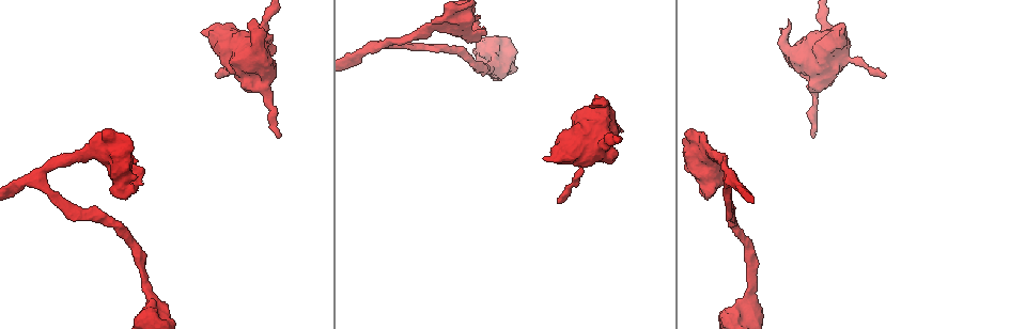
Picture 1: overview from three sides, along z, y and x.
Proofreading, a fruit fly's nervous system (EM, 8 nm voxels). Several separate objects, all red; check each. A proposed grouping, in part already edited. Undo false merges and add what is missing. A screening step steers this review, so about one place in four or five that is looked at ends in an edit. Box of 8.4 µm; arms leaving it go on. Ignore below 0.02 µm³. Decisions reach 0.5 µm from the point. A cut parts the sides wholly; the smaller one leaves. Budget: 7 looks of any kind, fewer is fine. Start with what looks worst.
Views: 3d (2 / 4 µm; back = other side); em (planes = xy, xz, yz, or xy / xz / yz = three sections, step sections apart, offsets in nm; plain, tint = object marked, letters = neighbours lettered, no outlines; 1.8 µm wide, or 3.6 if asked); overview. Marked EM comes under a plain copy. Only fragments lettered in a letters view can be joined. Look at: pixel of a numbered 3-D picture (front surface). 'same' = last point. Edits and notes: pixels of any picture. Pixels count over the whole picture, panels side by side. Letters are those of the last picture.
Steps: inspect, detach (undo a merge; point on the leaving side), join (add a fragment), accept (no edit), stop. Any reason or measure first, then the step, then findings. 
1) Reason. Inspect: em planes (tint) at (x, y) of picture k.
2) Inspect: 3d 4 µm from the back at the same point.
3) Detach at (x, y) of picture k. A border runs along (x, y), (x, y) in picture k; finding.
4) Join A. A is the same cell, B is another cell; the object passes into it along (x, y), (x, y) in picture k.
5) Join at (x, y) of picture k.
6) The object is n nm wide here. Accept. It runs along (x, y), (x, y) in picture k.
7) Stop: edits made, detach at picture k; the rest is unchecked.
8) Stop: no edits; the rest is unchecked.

Thin end. Inspect: em yz step 4 (tint) at (219, 77) of picture 1.

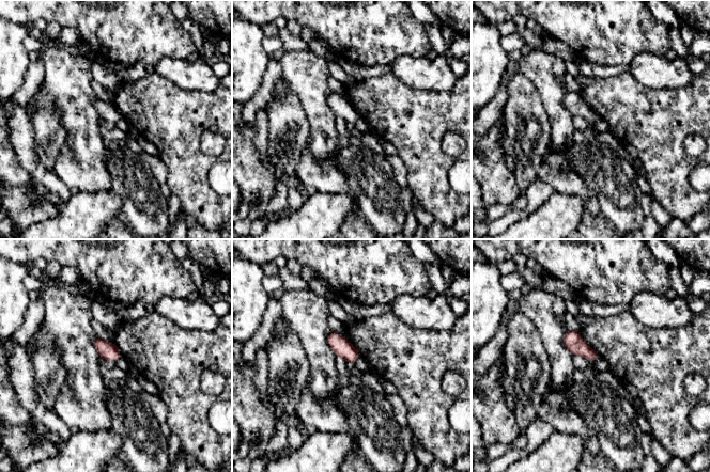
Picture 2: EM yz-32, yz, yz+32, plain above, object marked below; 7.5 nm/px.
Inspect: em planes (letters) at the same point.

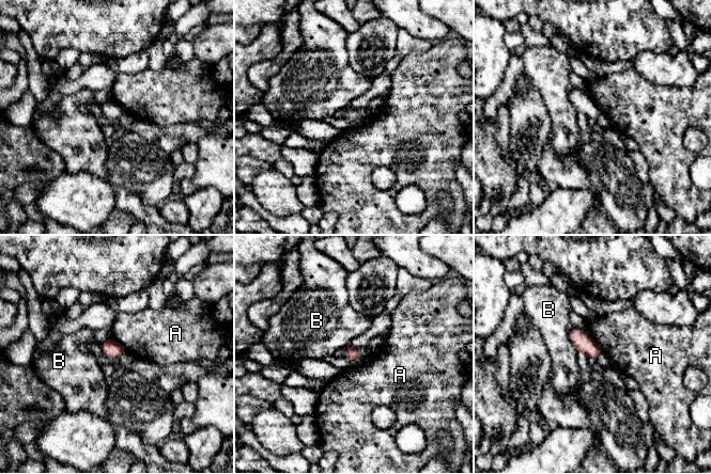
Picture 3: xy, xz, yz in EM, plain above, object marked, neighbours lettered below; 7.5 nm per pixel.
Accept. A and B are other cells; a border runs along (587, 334), (602, 351) in picture 3; none of them fits.

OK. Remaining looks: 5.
Branch stops here. Inspect: 3d 4 µm at (789, 20) of picture 1.

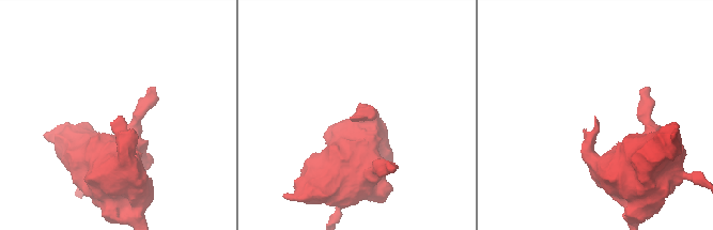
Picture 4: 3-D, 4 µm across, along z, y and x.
Inspect: em xy step 16 (letters) at (120, 118) of picture 4.

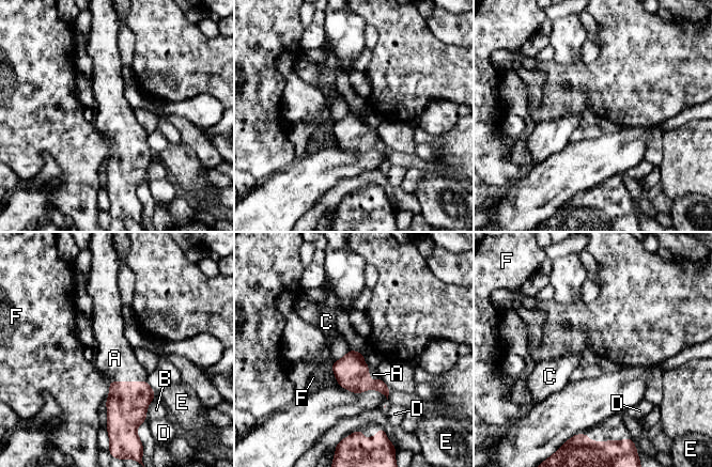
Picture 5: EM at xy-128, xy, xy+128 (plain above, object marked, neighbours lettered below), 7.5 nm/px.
Cut it another way. Inspect: em planes (letters) at the same point.

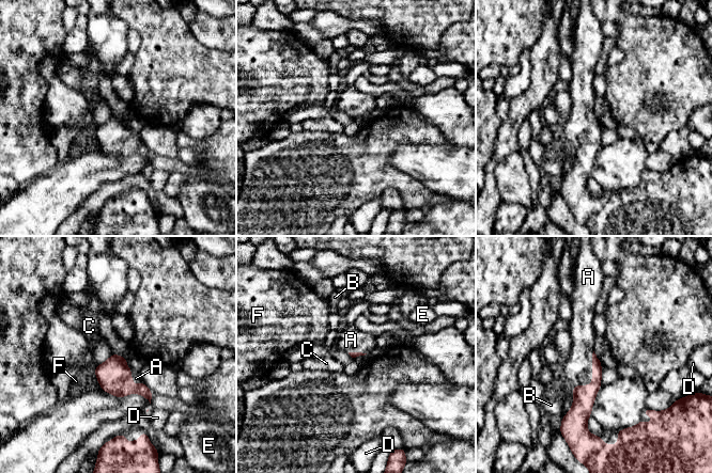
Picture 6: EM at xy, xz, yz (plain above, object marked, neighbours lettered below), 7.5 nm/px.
Join A. A is the same cell, B, C, D, E and F are other cells; the object passes into it along (584, 395), (592, 378), (577, 371) in picture 6; it goes on there.

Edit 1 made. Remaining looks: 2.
Stop: edits made, join at picture 6; the rest is unchecked.

